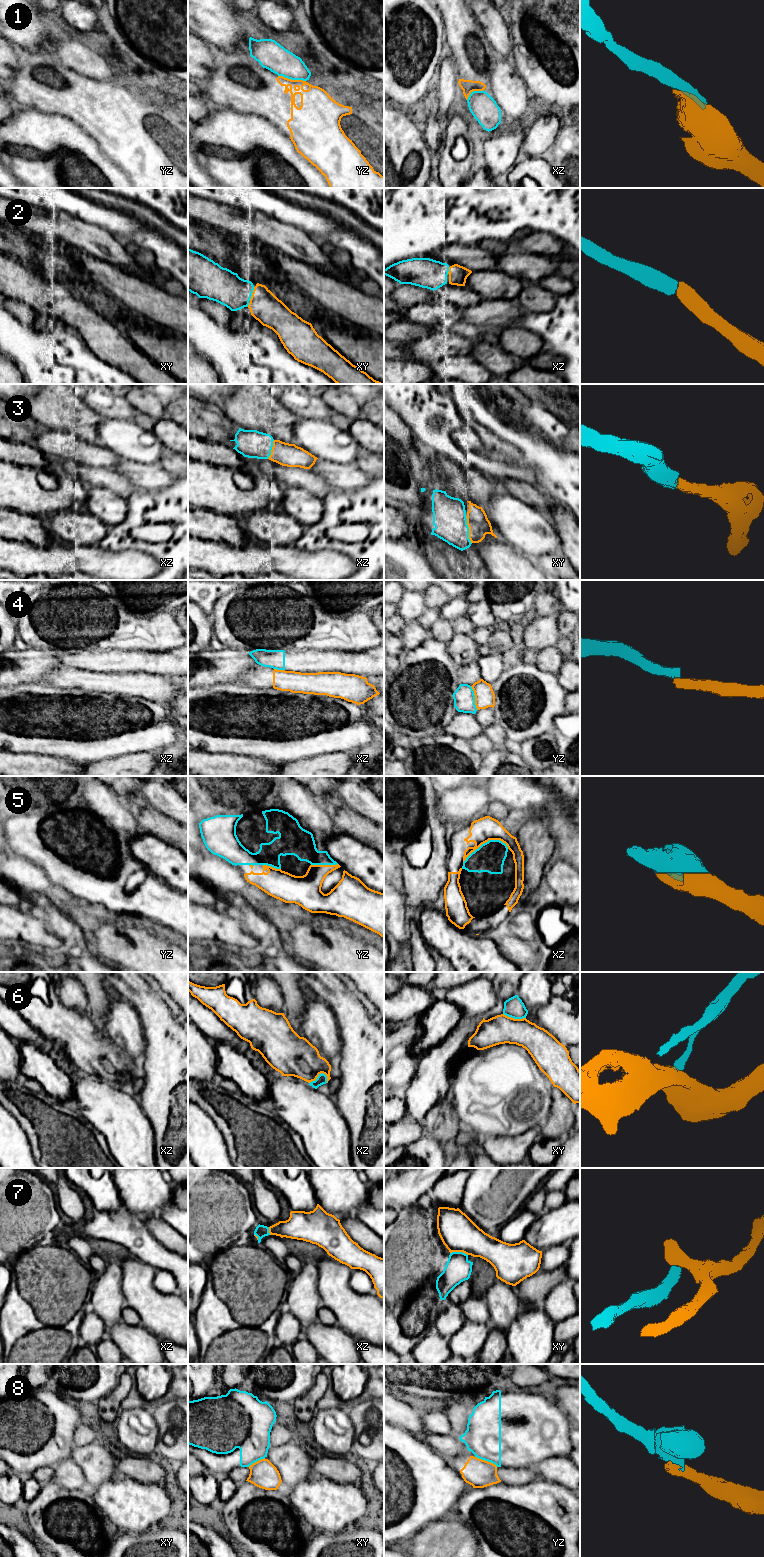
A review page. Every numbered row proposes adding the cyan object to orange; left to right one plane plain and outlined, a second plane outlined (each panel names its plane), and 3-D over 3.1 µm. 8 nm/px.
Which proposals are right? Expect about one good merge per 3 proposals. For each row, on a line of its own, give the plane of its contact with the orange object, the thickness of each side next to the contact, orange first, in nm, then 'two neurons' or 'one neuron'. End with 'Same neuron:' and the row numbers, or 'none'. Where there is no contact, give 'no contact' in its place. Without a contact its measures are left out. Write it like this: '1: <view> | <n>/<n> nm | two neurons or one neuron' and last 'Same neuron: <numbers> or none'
1: yz | 240/220 nm | two neurons
2: xy | 240/280 nm | one neuron
3: xy | 170/280 nm | one neuron
4: yz | 160/180 nm | two neurons
5: xz | 190/240 nm | one neuron
6: xz | 320/80 nm | two neurons
7: xy | 300/200 nm | two neurons
8: yz | 220/280 nm | two neurons
Same neuron: 2, 3, 5

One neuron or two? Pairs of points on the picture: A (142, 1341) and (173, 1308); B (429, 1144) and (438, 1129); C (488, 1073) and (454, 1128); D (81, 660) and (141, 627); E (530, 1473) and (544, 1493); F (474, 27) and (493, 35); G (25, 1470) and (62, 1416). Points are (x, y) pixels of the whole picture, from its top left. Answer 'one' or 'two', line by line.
A: two
B: two
C: two
D: two
E: two
F: two
G: one

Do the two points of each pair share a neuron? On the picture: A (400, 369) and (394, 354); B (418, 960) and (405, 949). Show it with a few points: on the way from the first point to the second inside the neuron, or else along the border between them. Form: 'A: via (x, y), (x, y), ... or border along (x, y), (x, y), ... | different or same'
A: border along (403, 358), (394, 360) | different
B: border along (409, 943), (412, 961) | different

